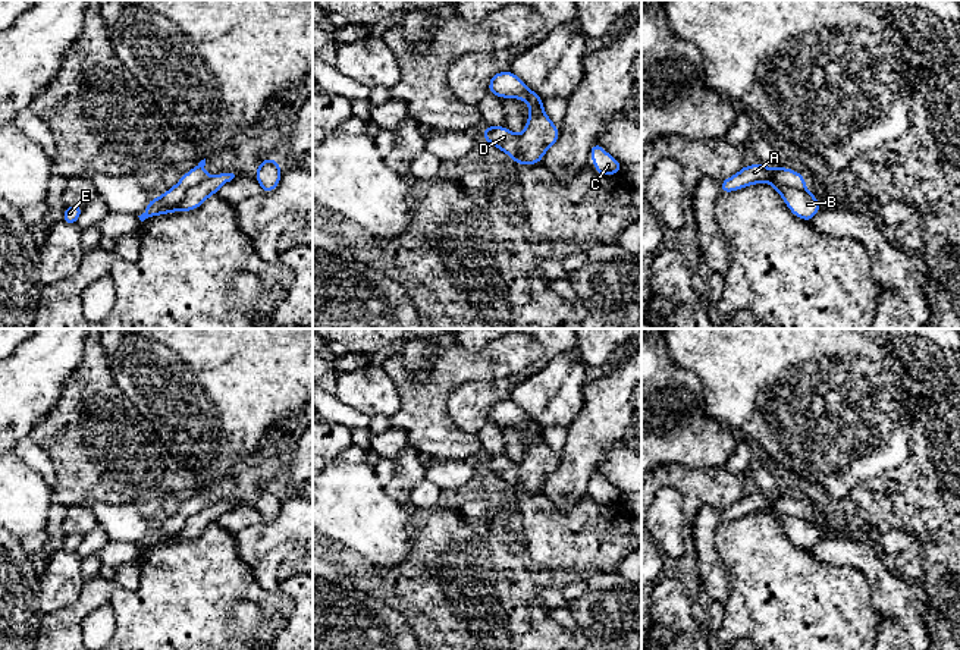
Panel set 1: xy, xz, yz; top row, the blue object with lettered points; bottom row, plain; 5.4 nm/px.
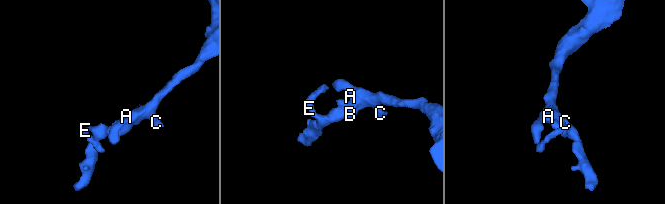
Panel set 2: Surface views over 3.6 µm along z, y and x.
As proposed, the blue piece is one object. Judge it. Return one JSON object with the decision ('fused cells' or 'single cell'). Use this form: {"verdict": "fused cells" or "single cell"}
{"verdict": "fused cells"}

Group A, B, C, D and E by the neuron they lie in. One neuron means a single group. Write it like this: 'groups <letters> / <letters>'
groups A B C E / D

